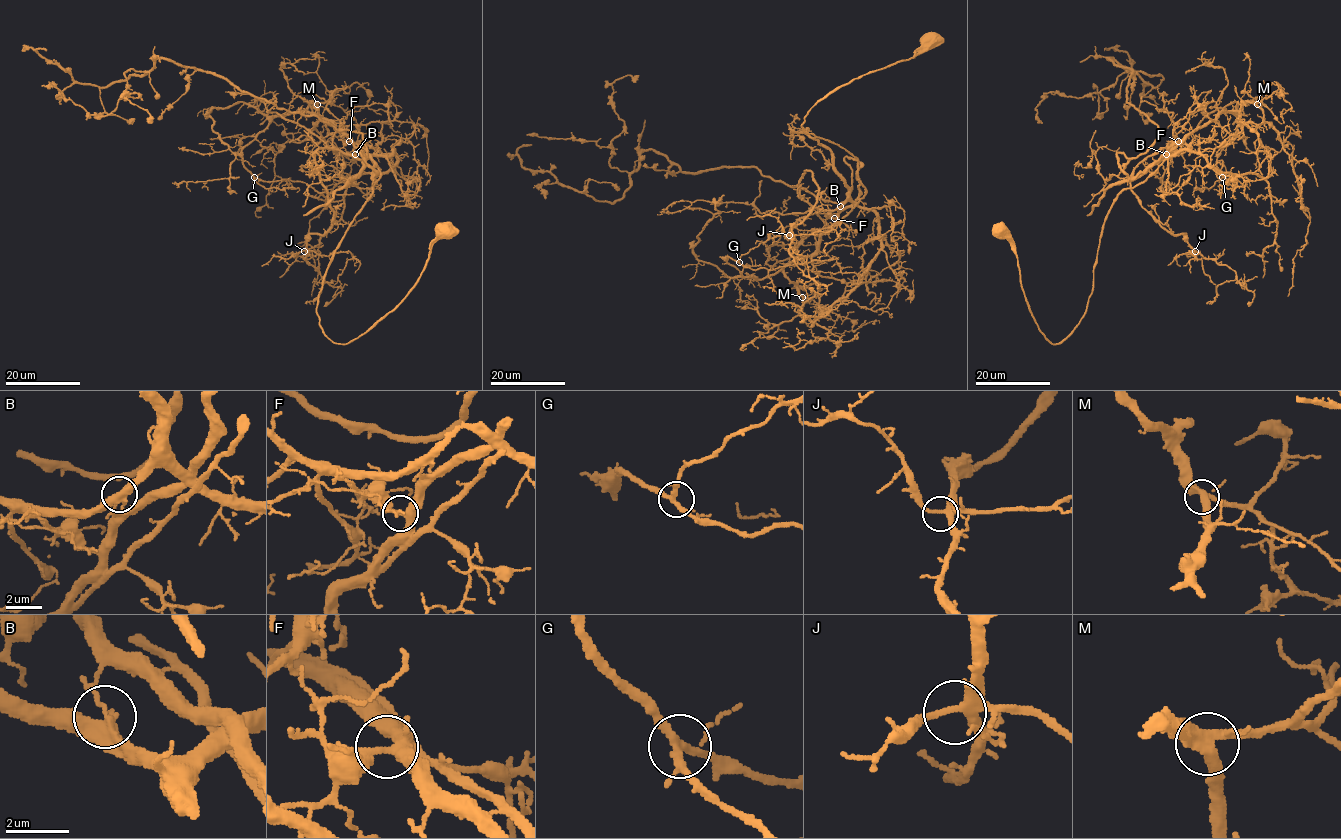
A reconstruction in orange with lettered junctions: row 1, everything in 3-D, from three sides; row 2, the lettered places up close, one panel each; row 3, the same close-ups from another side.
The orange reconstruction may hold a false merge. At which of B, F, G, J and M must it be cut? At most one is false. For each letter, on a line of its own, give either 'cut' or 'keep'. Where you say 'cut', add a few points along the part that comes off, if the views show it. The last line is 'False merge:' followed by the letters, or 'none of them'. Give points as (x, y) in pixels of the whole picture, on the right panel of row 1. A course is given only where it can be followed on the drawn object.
B: cut; course (1166, 154), (1161, 148), (1140, 162), (1133, 193), (1161, 226), (1229, 266), (1254, 294), (1248, 306)
F: keep
G: keep
J: keep
M: keep
False merge: B

